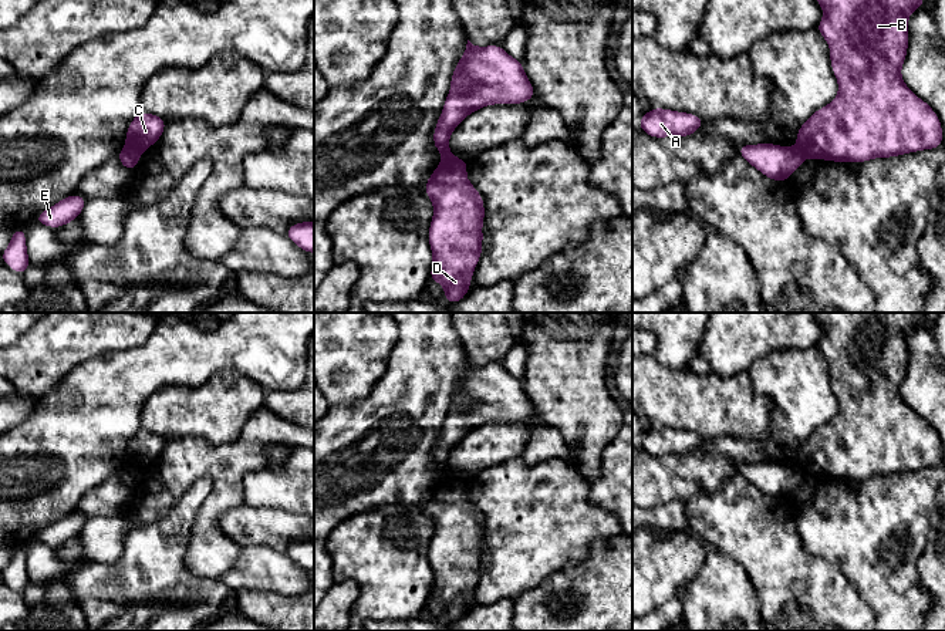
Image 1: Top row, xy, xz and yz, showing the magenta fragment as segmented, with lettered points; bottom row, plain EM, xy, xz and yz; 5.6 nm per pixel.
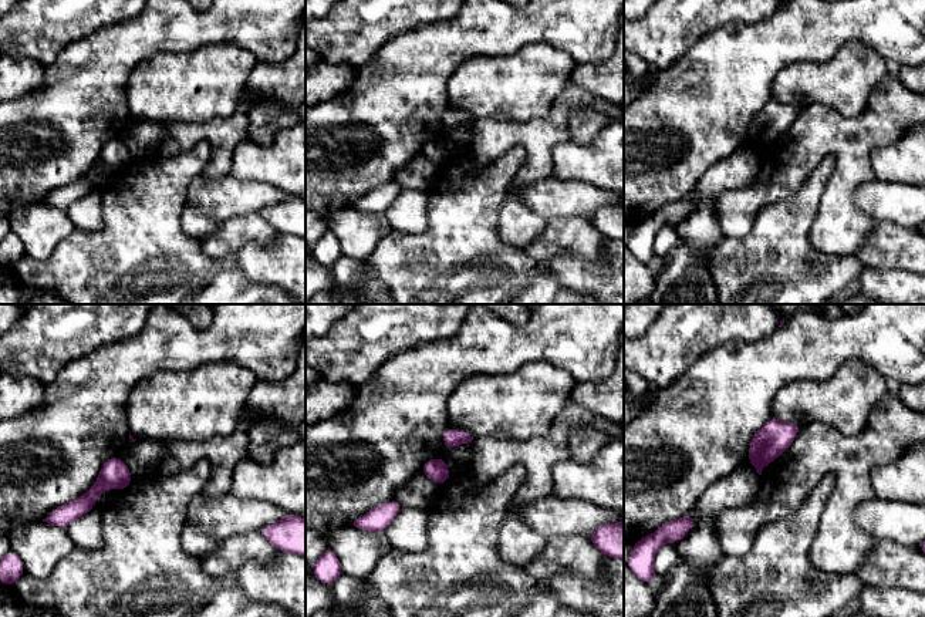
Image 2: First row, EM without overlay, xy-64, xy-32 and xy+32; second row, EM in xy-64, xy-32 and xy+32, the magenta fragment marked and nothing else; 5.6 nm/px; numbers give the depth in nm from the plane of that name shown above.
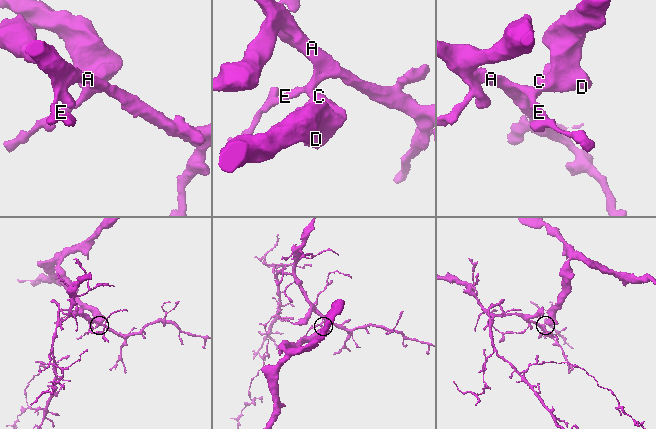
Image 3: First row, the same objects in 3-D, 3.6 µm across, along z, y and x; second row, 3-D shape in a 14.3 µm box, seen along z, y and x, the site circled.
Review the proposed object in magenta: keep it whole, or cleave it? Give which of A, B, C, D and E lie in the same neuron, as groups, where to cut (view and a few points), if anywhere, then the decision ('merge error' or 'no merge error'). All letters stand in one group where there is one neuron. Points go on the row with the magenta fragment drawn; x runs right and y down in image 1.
groups A E / B C D; cut xy (125, 148), (138, 155); merge error

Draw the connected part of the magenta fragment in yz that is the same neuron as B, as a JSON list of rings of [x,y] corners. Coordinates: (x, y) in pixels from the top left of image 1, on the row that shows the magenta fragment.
[[[924,0],[817,1],[823,7],[824,16],[816,28],[830,45],[831,68],[838,81],[838,95],[800,125],[796,142],[799,152],[811,159],[861,163],[874,158],[900,156],[942,146],[939,118],[901,78],[901,65],[907,58],[908,48],[908,16],[924,7]]]

